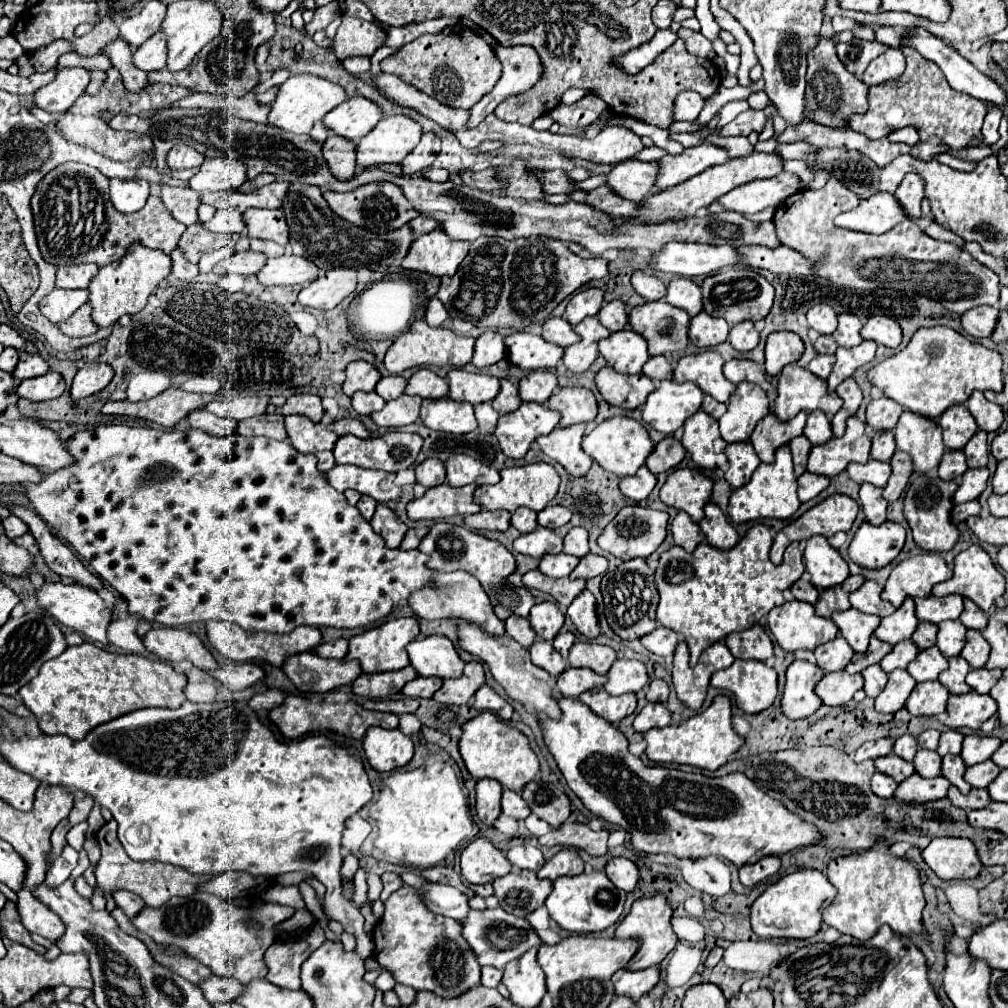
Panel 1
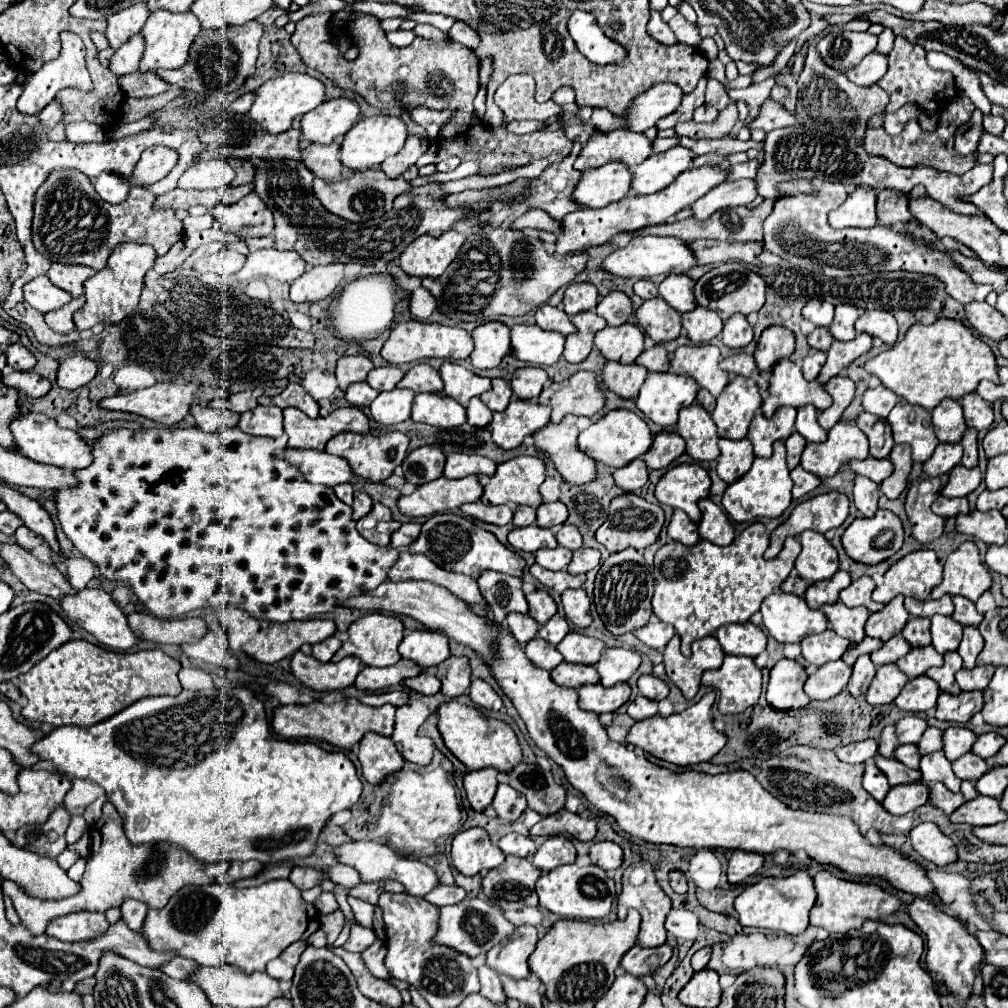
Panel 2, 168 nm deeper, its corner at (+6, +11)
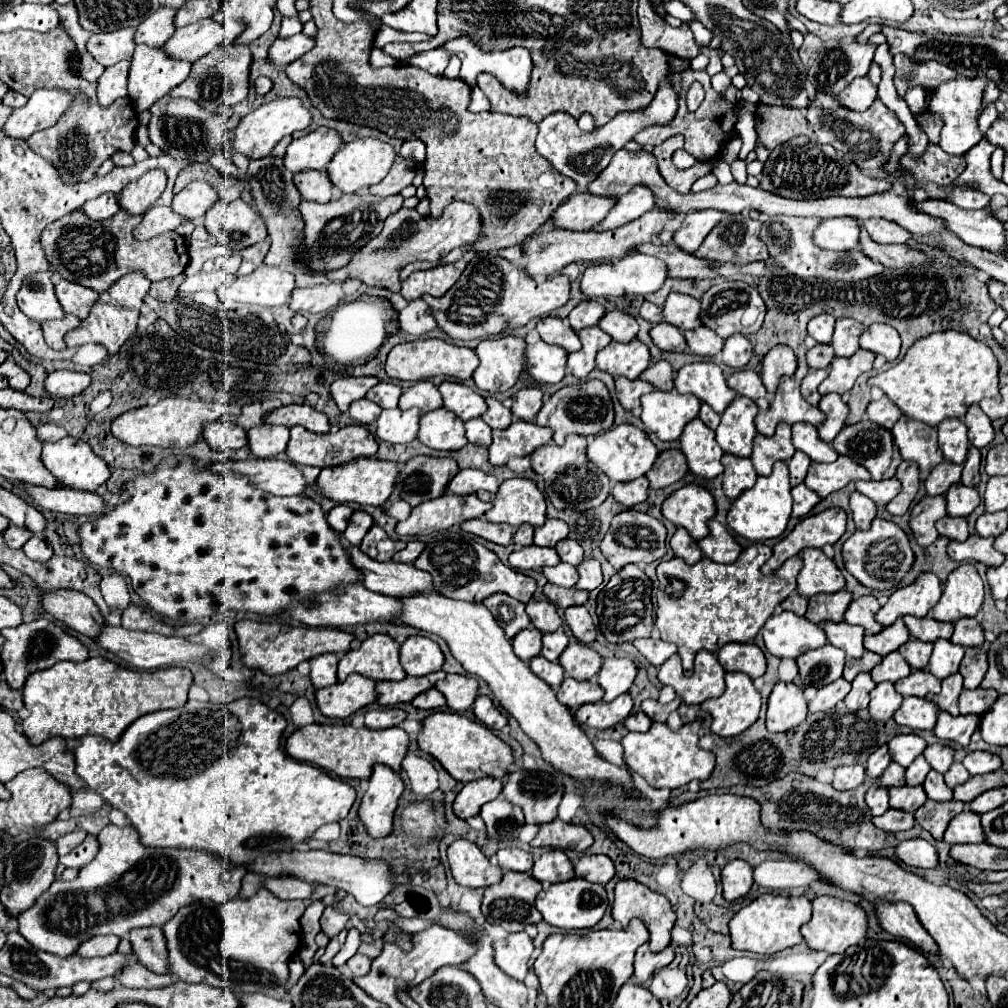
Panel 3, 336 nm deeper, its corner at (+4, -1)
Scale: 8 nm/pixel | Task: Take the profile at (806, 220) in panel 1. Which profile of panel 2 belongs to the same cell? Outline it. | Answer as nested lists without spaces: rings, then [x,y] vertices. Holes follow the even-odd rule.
[[[813,178],[813,192],[781,196],[775,200],[773,212],[765,220],[765,248],[793,266],[809,272],[823,272],[829,278],[837,276],[855,276],[869,272],[889,272],[889,270],[905,270],[917,274],[937,276],[949,296],[957,302],[967,304],[973,300],[985,300],[993,290],[985,284],[975,284],[973,278],[961,270],[953,258],[933,248],[933,240],[917,236],[909,230],[895,230],[891,226],[873,226],[873,228],[845,228],[835,230],[827,222],[829,211],[839,207],[848,197],[848,188],[841,182],[827,182]],[[821,232],[821,234],[817,234]]]

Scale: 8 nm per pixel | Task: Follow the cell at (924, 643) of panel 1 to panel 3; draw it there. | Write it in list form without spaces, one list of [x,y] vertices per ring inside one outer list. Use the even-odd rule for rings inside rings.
[[[911,638],[909,642],[905,642],[899,648],[899,654],[905,658],[905,662],[913,668],[913,670],[925,670],[929,664],[929,656],[931,656],[933,644],[923,644],[921,640]]]

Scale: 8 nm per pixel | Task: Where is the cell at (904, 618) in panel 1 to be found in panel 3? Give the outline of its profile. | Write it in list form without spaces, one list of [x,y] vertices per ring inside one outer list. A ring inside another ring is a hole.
[[[897,620],[895,624],[883,628],[879,634],[865,636],[865,648],[879,656],[887,656],[887,654],[895,652],[907,640],[909,640],[909,632],[907,632],[905,624],[901,620]]]

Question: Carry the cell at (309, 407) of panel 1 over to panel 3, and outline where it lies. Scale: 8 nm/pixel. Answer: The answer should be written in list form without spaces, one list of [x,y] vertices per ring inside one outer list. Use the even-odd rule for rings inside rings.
[[[307,404],[281,406],[281,408],[273,410],[265,422],[287,426],[287,428],[293,428],[295,424],[299,424],[299,426],[307,428],[309,432],[315,432],[315,434],[327,434],[329,432],[329,418]]]

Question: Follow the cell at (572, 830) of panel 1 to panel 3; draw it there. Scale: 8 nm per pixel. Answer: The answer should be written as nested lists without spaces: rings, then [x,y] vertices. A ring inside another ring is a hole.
[[[555,818],[549,824],[539,826],[539,834],[531,840],[531,846],[559,848],[559,850],[587,850],[593,844],[593,836],[585,826],[567,824]]]

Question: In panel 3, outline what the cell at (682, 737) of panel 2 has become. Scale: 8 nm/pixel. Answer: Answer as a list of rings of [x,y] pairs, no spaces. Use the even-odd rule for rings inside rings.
[[[653,722],[649,732],[629,732],[625,738],[621,738],[623,760],[631,772],[643,776],[653,788],[679,788],[691,780],[707,780],[713,772],[715,756],[713,752],[699,748],[699,728],[701,722],[685,724],[679,730],[671,730],[667,724]]]

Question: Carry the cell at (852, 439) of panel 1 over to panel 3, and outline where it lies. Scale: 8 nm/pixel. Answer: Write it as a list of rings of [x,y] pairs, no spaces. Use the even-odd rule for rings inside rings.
[[[839,456],[833,464],[813,462],[807,472],[805,486],[817,492],[821,498],[827,498],[831,492],[837,492],[845,488],[849,482],[857,480],[871,480],[871,476],[863,466],[855,464],[851,458]]]

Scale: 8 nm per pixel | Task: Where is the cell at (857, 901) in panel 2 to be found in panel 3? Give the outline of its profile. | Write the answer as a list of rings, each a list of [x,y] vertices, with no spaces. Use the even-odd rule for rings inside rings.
[[[817,896],[813,900],[813,918],[809,924],[801,928],[801,934],[811,950],[825,950],[827,954],[843,954],[849,946],[865,940],[865,930],[867,930],[867,916],[859,906],[831,896]]]

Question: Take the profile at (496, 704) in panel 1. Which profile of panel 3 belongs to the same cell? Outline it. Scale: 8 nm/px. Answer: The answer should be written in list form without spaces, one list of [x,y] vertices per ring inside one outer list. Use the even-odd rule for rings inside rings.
[[[477,696],[477,700],[473,702],[473,712],[477,720],[491,730],[501,730],[507,724],[507,716],[499,708],[495,708],[491,698],[487,696]]]

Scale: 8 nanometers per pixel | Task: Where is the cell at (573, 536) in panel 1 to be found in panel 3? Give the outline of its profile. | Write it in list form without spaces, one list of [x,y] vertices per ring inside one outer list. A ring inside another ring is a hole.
[[[563,540],[563,542],[559,542],[557,544],[557,554],[559,554],[559,558],[563,560],[563,562],[567,562],[567,564],[573,564],[573,566],[577,566],[581,560],[583,560],[583,548],[575,542],[575,540]]]

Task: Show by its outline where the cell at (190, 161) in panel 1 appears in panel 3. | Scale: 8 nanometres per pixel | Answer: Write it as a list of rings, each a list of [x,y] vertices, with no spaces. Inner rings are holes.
[[[151,170],[139,180],[127,184],[119,194],[117,202],[127,214],[143,214],[163,194],[165,184],[167,184],[167,176],[163,176],[163,172],[159,170]]]

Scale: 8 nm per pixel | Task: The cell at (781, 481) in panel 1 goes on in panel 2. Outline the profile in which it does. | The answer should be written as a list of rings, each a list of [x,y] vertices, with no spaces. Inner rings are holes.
[[[777,440],[773,444],[773,456],[771,458],[755,458],[751,470],[725,490],[723,508],[735,522],[749,522],[749,520],[755,520],[755,518],[761,518],[761,516],[777,518],[789,508],[793,482],[789,478],[785,454],[787,454],[785,442]]]

